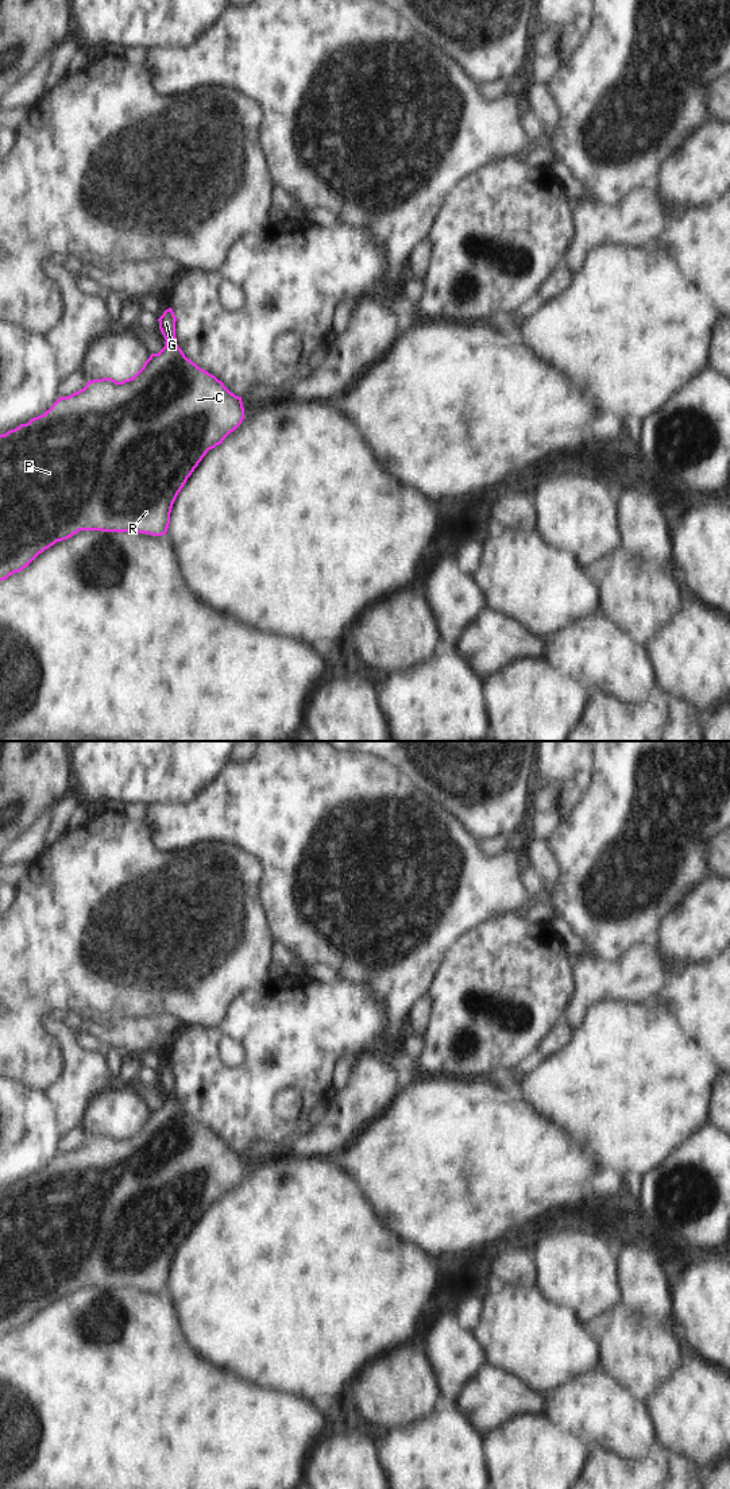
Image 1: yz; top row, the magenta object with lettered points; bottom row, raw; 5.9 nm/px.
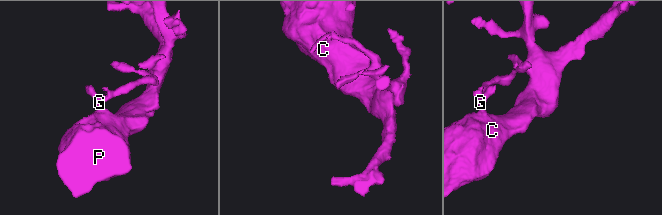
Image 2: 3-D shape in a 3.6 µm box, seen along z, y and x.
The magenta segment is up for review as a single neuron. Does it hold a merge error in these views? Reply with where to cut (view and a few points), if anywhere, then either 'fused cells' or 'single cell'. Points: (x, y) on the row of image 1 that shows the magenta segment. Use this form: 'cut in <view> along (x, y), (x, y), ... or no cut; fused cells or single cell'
no cut; single cell

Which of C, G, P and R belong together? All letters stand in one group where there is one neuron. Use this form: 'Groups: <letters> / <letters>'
Groups: C G P R.

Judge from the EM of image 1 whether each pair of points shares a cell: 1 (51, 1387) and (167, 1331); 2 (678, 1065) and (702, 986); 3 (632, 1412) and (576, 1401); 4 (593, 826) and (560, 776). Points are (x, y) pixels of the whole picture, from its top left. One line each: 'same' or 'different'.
1: same
2: different
3: same
4: different

